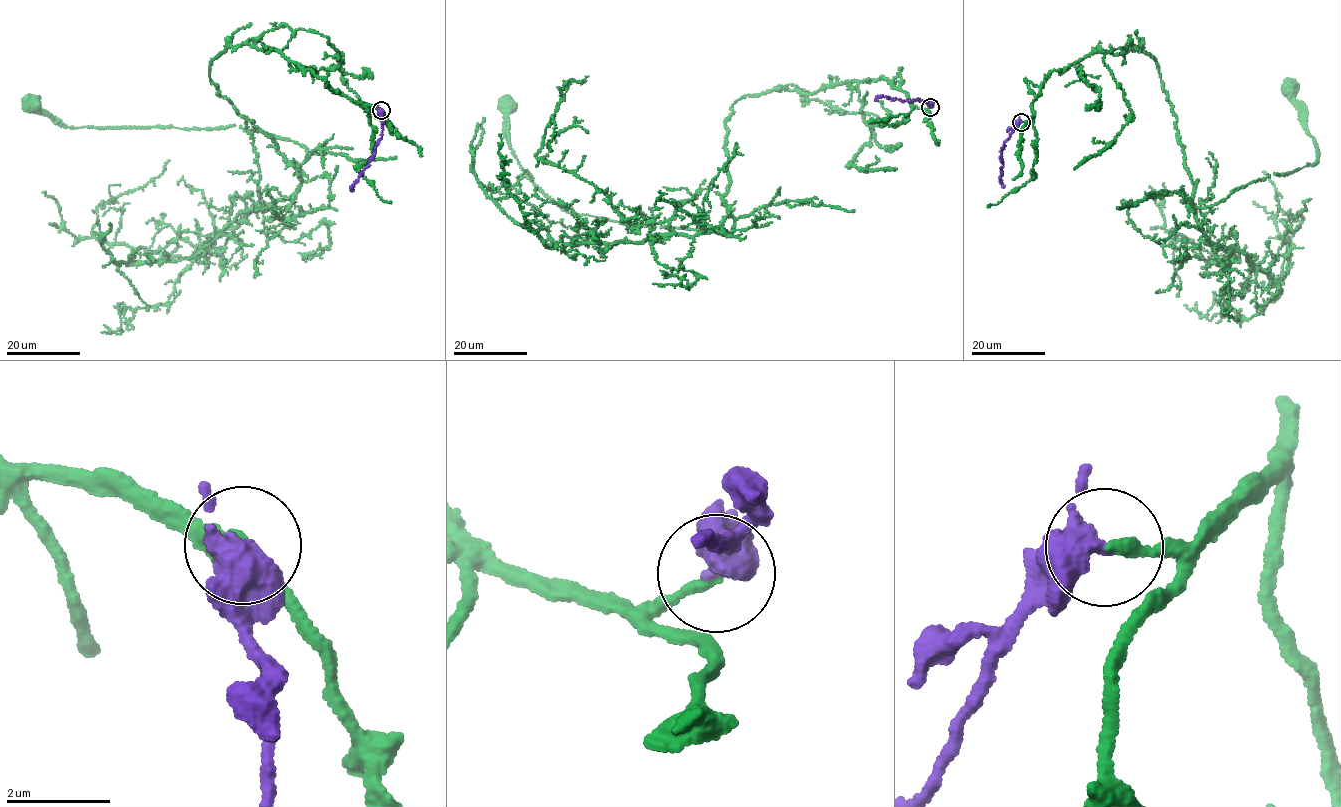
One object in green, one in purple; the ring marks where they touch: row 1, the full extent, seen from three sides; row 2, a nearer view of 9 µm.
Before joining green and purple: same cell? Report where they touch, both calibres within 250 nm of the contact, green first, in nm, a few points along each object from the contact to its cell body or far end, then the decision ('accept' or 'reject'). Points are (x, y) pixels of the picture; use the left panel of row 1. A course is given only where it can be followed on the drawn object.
at (381, 110); 200 nm thick on the green side, 440 nm on the other; green runs (381, 109), (242, 43), (212, 61), (211, 82), (302, 163), (304, 147), (235, 124), (74, 128), (34, 105); purple runs (381, 109), (381, 138), (374, 148), (374, 156), (351, 188), (353, 191); accept

